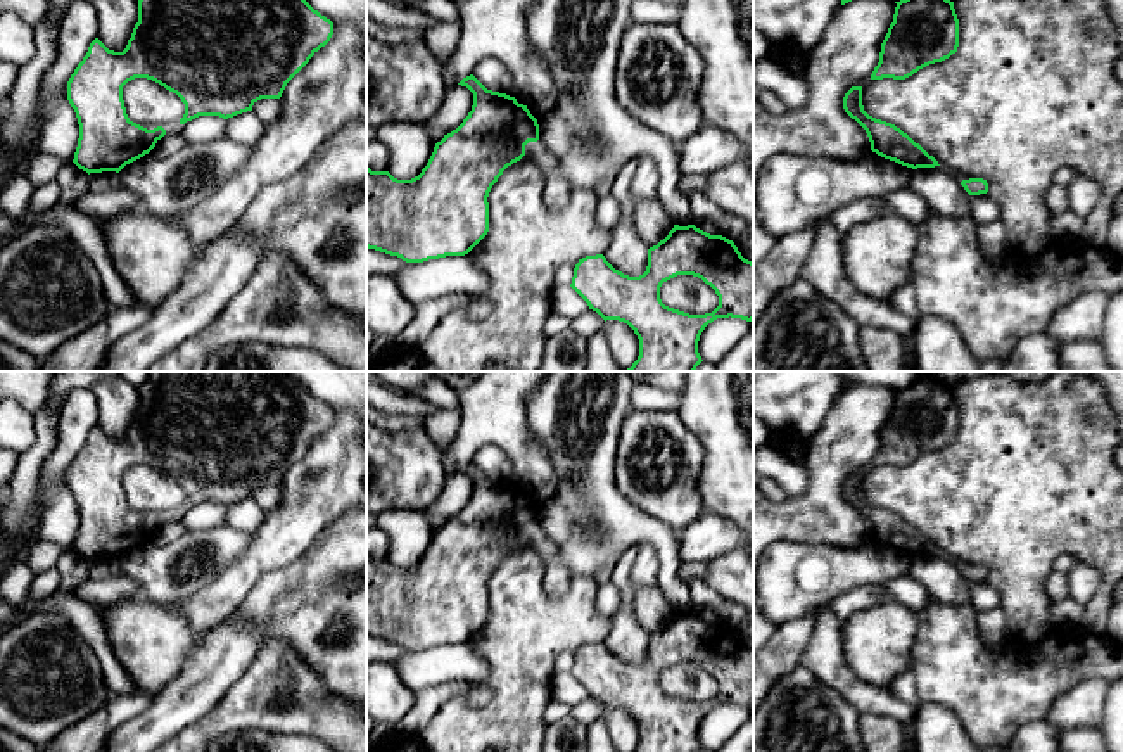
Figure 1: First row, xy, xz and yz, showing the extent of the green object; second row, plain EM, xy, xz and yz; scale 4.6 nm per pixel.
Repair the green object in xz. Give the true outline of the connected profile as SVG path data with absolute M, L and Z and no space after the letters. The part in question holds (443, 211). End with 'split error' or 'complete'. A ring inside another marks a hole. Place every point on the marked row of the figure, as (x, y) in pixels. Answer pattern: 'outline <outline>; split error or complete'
outline M473 74L458 85L473 93L473 105L463 123L435 143L434 152L411 180L366 166L366 247L406 263L423 263L468 254L489 232L489 192L503 171L527 156L542 173L542 201L551 211L565 207L570 187L558 157L539 135L537 119L515 97L487 90Z; split error

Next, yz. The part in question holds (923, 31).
outline M950 0L895 2L893 22L881 43L871 80L905 80L957 52L959 19Z; complete

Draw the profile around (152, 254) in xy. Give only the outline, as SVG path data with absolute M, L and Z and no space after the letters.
M143 209L98 220L111 259L142 303L154 306L169 297L200 254L178 218Z

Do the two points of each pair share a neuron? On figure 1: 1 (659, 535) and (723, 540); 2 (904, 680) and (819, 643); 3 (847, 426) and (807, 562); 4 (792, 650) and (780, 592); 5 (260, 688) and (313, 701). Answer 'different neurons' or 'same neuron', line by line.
1: different neurons
2: different neurons
3: different neurons
4: different neurons
5: same neuron

